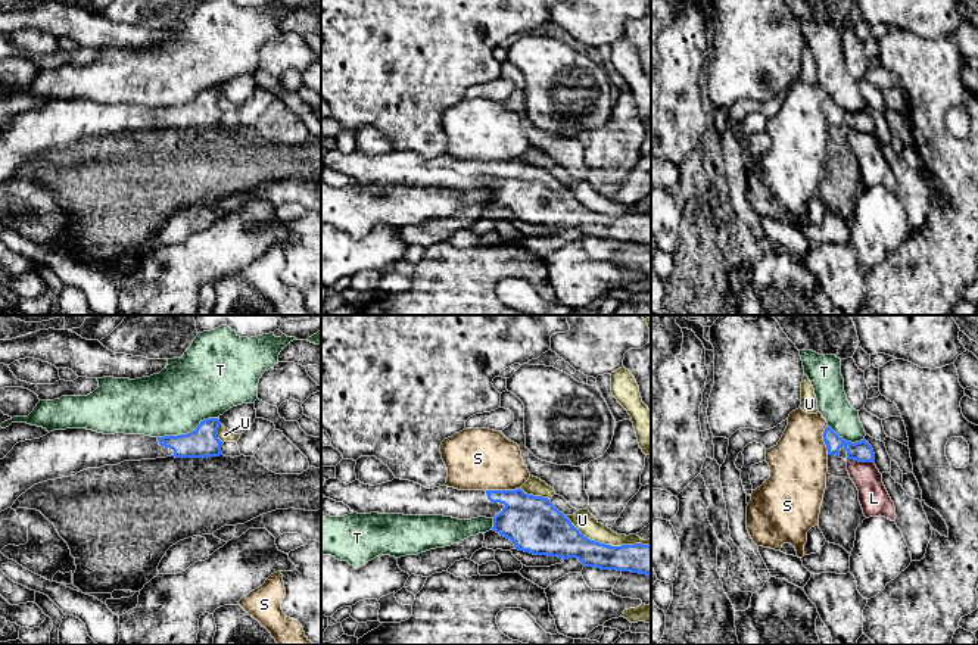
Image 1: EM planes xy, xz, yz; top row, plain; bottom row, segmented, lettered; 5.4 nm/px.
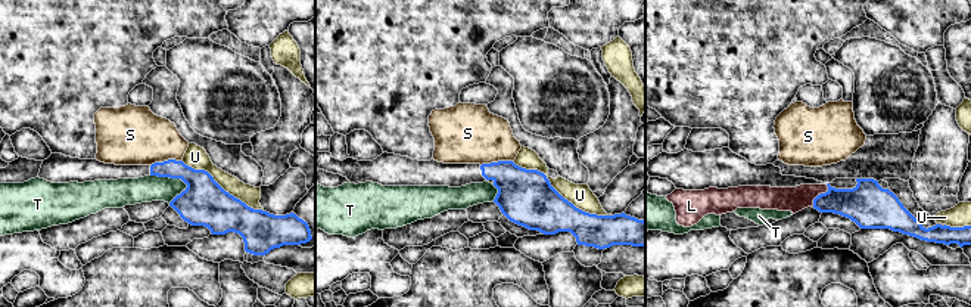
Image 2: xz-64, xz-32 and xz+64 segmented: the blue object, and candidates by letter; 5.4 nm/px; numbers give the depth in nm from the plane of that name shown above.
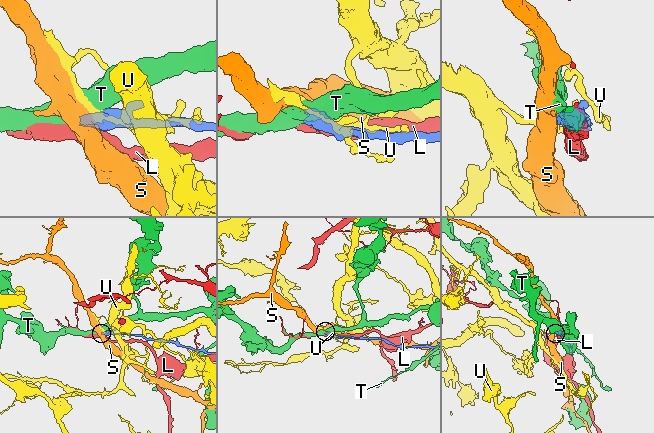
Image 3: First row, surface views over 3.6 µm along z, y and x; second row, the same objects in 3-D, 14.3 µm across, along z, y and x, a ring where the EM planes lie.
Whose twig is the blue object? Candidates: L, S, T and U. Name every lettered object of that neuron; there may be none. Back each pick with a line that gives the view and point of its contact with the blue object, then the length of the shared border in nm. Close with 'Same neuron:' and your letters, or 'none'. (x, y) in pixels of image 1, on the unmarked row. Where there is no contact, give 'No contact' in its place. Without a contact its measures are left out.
Same neuron: none

